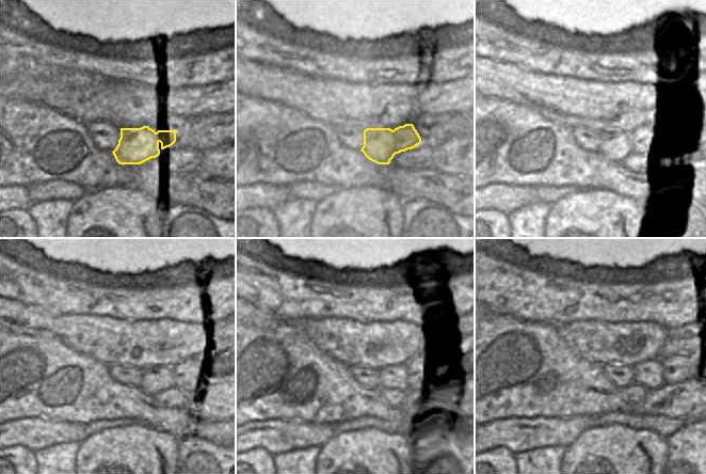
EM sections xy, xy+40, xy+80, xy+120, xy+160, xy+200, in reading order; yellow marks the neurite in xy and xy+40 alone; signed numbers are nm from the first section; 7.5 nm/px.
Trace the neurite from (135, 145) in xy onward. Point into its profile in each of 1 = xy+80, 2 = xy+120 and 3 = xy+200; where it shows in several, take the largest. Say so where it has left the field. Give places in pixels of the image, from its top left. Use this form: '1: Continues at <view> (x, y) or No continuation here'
1: Continues at xy+80 (616, 145)
2: Continues at xy+120 (155, 380)
3: Continues at xy+200 (648, 374).

